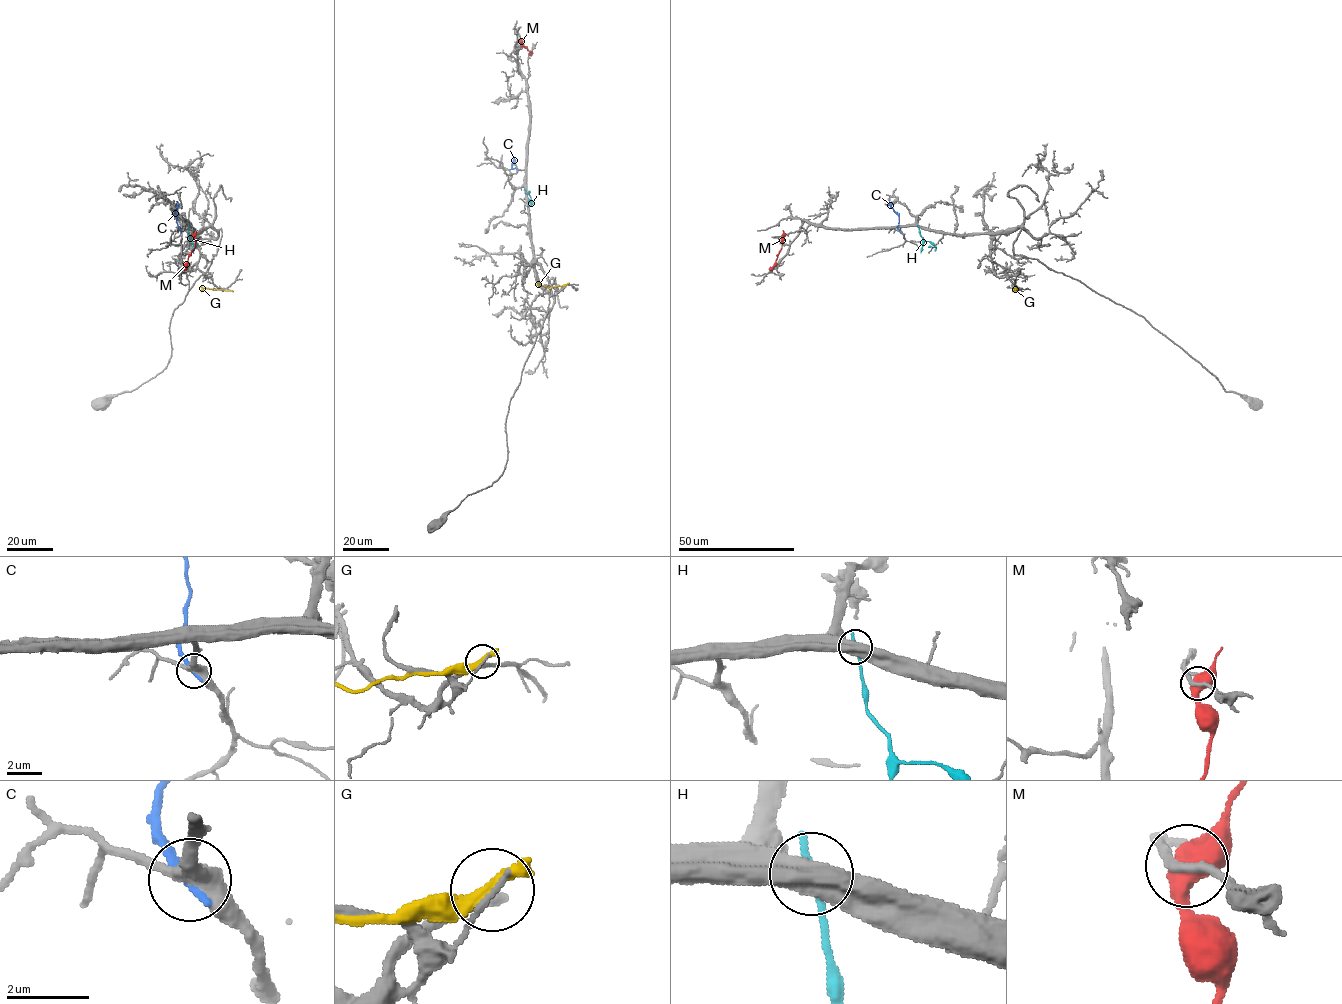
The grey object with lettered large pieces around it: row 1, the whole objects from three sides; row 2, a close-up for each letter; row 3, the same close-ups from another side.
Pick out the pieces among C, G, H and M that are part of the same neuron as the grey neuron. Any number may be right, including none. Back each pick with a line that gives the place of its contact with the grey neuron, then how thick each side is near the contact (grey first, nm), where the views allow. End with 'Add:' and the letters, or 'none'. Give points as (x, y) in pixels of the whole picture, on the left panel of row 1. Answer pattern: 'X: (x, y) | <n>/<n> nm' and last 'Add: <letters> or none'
Add: none

